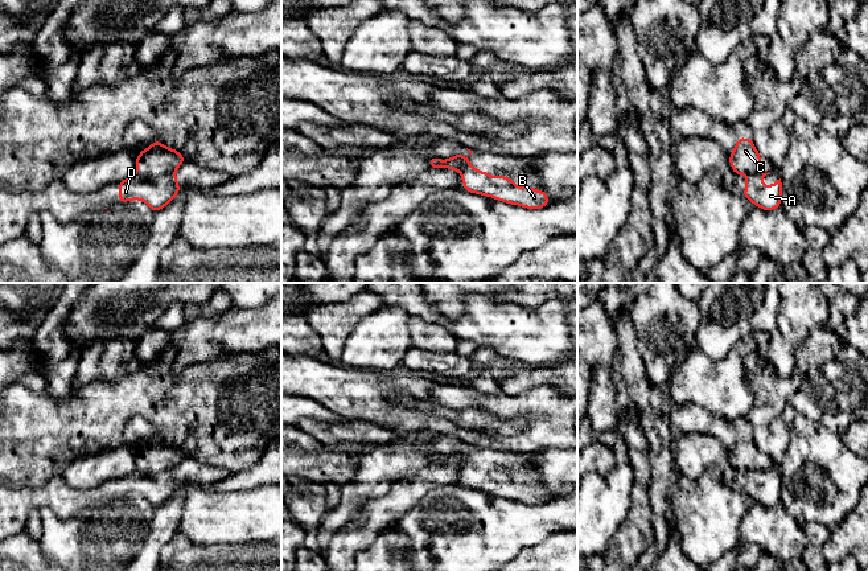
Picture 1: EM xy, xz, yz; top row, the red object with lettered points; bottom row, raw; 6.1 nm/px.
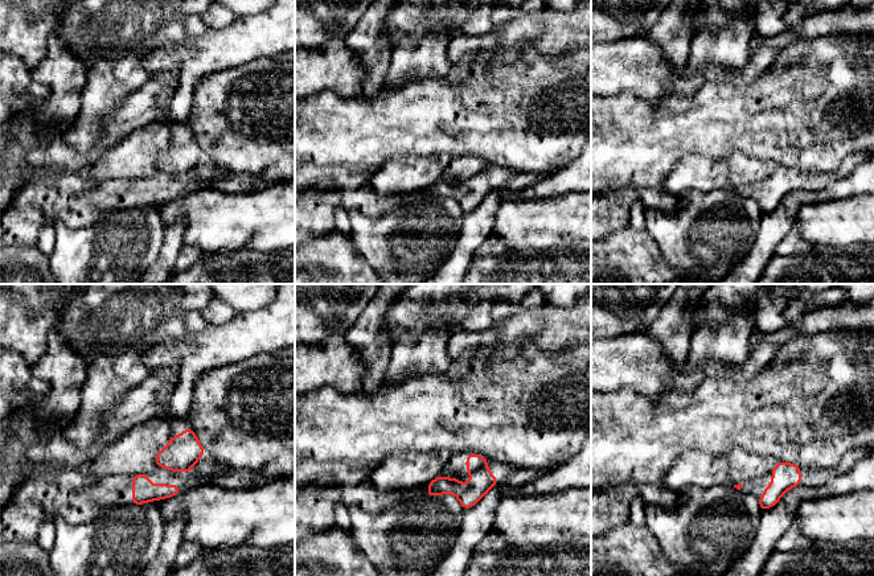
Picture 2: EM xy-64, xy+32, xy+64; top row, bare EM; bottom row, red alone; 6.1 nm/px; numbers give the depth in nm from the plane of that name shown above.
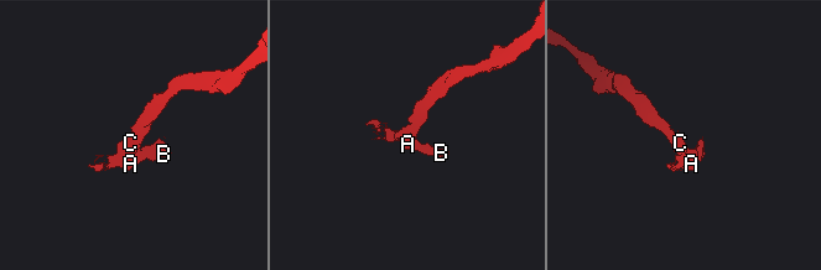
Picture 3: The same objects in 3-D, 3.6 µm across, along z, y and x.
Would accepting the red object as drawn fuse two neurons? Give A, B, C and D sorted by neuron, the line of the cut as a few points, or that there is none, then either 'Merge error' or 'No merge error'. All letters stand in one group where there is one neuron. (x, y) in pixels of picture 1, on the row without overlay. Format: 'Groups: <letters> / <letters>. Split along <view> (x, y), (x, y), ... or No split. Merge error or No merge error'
Groups: A B D / C. Split along xy (136, 468), (149, 473), (173, 469). Merge error

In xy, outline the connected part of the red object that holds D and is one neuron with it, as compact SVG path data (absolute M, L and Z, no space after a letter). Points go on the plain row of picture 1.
M174 469L159 472L156 475L133 471L119 478L119 497L144 497L155 509L168 501L180 488Z

